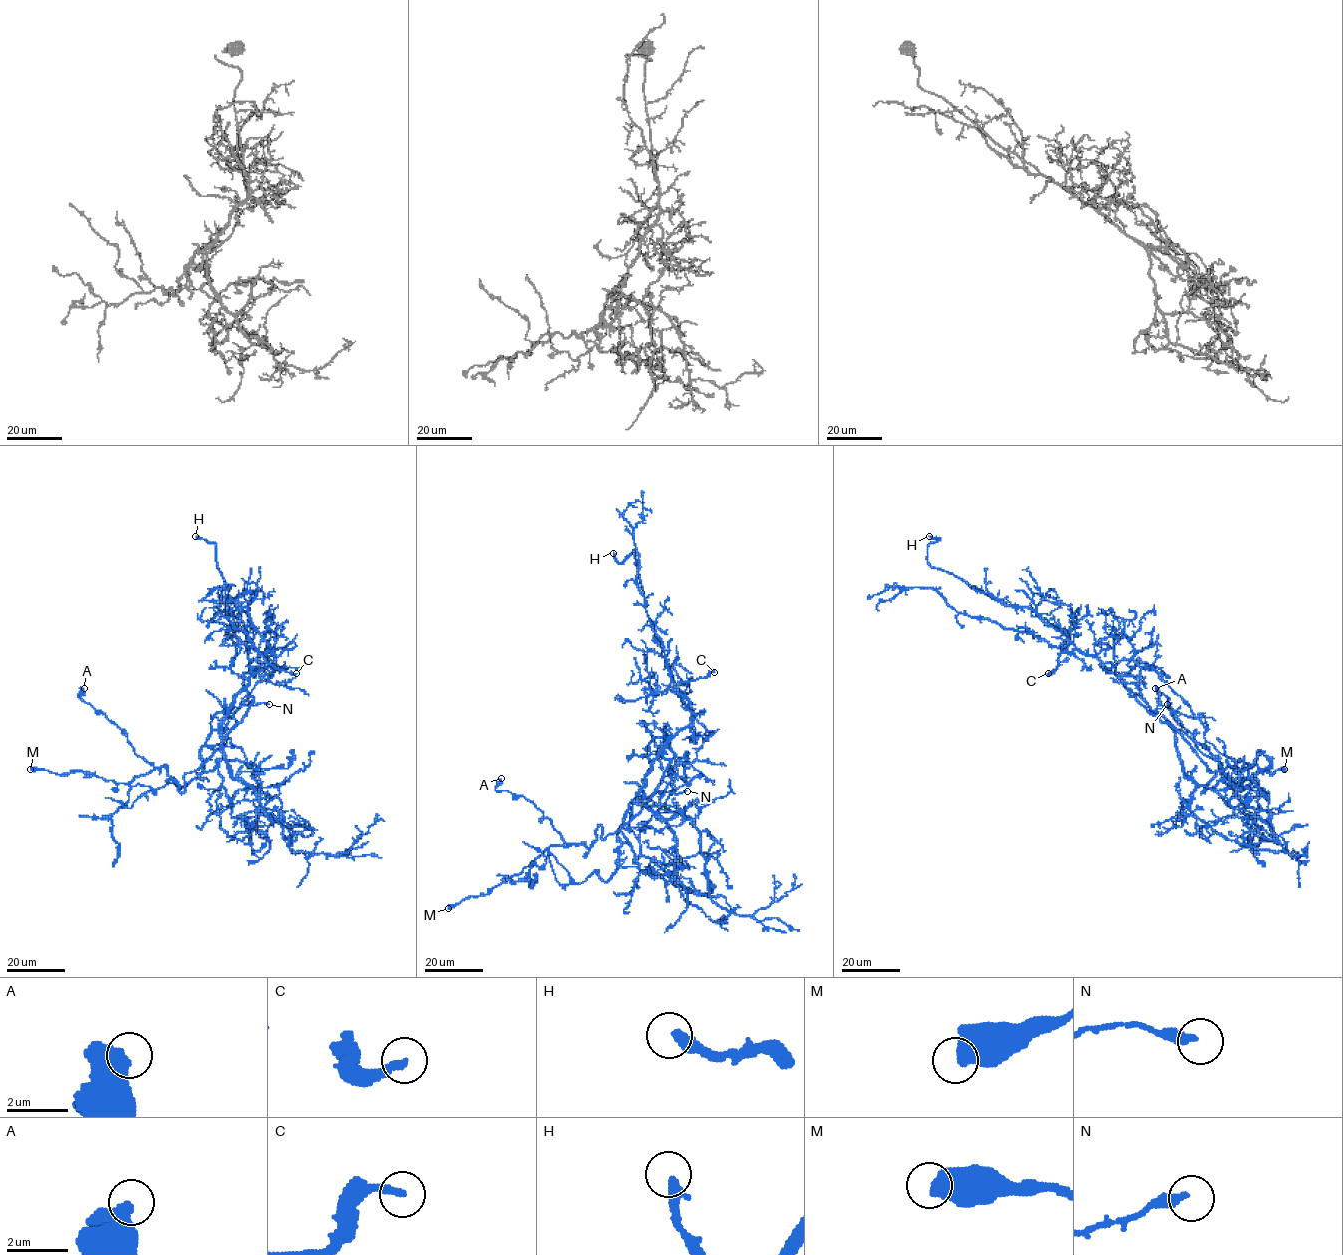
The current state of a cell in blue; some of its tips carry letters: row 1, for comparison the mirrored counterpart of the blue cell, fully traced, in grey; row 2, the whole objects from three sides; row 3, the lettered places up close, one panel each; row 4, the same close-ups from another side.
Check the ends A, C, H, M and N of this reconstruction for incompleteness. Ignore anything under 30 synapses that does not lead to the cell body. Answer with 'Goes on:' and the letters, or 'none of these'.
Goes on: C, H

